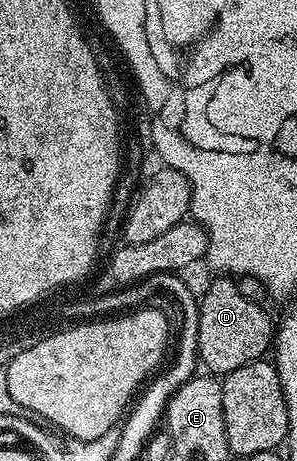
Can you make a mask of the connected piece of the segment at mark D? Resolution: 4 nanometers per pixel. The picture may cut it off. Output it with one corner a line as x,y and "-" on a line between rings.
221,275
209,285
209,290
200,294
198,307
199,311
199,337
198,337
198,355
200,364
205,365
210,374
224,375
243,367
252,361
262,360
270,352
275,336
274,318
269,318
269,313
265,310
264,304
257,304
246,296
241,295
237,290
236,280
228,276

